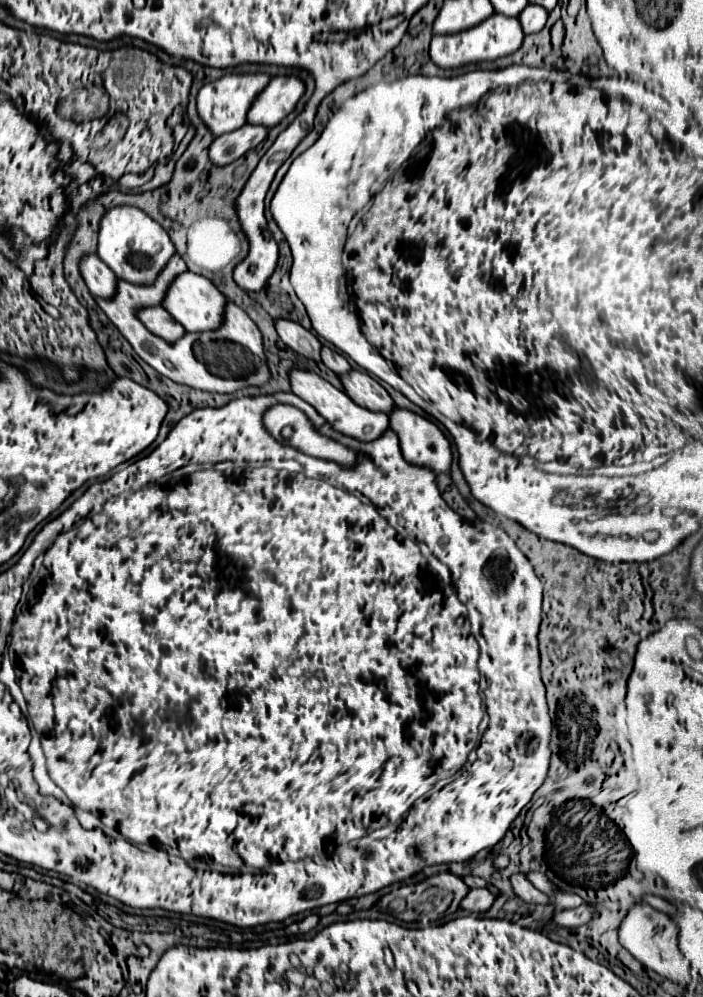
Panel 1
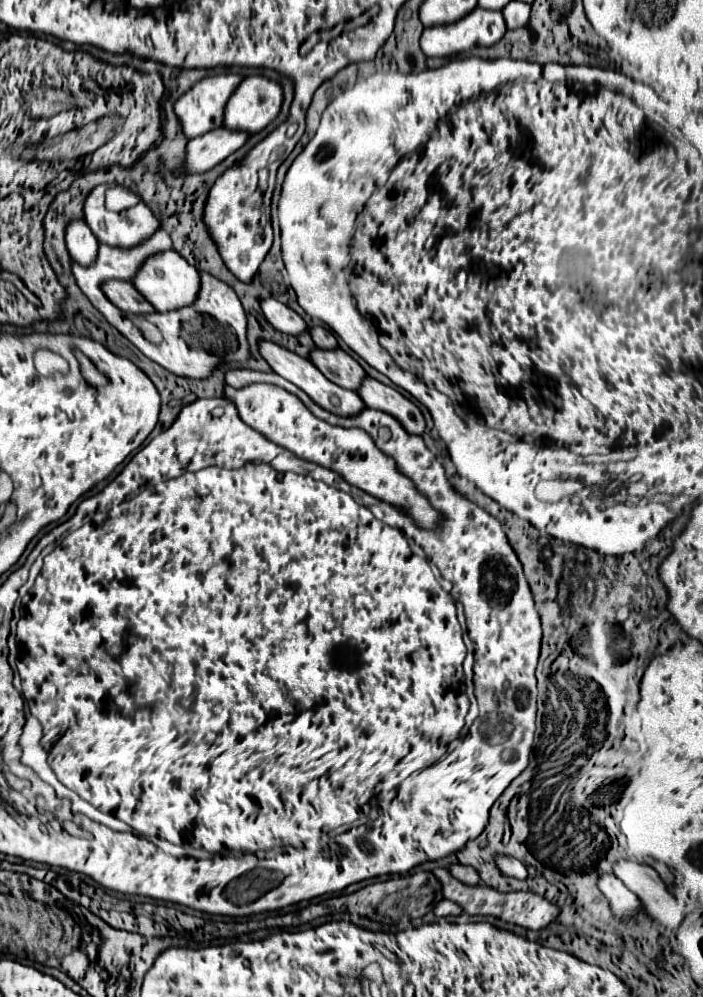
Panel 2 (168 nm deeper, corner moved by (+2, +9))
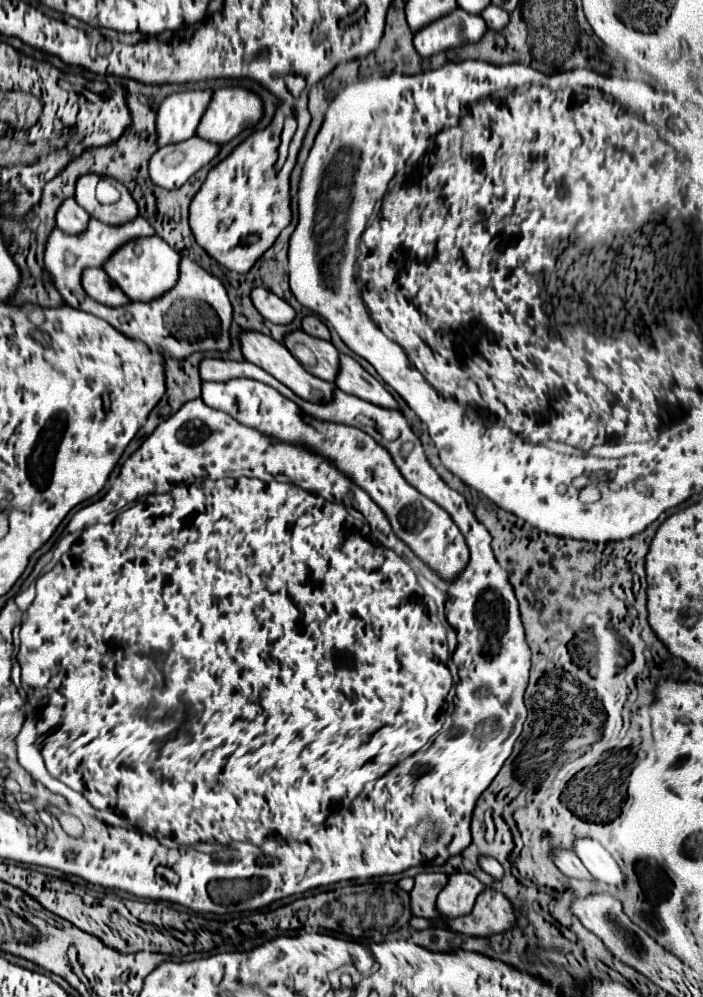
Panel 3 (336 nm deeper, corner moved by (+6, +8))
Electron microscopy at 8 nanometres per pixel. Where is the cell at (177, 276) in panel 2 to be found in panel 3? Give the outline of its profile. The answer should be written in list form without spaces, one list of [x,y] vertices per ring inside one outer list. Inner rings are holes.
[[[158,235],[138,237],[116,249],[102,265],[106,275],[128,295],[130,301],[148,301],[160,297],[172,283],[176,283],[180,255]]]

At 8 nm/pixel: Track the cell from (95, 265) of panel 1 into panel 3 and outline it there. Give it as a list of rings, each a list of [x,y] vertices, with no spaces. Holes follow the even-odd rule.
[[[68,197],[58,213],[56,213],[56,225],[58,227],[64,227],[64,231],[84,231],[84,227],[88,225],[88,219],[90,215],[76,203],[74,197]]]

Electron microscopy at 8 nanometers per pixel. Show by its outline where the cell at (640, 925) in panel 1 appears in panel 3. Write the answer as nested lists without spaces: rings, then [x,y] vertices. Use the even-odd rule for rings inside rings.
[[[554,849],[550,853],[552,861],[556,863],[556,867],[560,867],[560,871],[568,877],[576,877],[576,879],[592,879],[592,875],[588,875],[586,867],[580,863],[580,859],[576,859],[576,855],[568,849]]]

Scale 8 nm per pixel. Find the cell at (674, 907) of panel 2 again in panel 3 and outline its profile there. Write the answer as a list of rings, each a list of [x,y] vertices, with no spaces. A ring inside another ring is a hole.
[[[586,837],[574,839],[574,853],[596,879],[610,885],[620,885],[624,881],[624,875],[618,863],[598,841],[586,839]]]

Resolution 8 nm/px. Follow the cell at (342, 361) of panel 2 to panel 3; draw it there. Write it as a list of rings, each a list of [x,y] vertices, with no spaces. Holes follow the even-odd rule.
[[[296,329],[284,335],[284,345],[308,373],[330,383],[336,379],[340,369],[340,353],[330,341]]]

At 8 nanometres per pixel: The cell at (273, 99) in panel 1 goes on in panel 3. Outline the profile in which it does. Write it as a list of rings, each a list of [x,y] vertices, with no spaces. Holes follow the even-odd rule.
[[[224,87],[212,93],[212,103],[208,105],[208,111],[204,113],[204,119],[200,119],[196,127],[196,135],[210,143],[224,145],[236,135],[240,135],[244,129],[254,127],[260,119],[262,119],[262,99],[256,93],[244,87]]]

